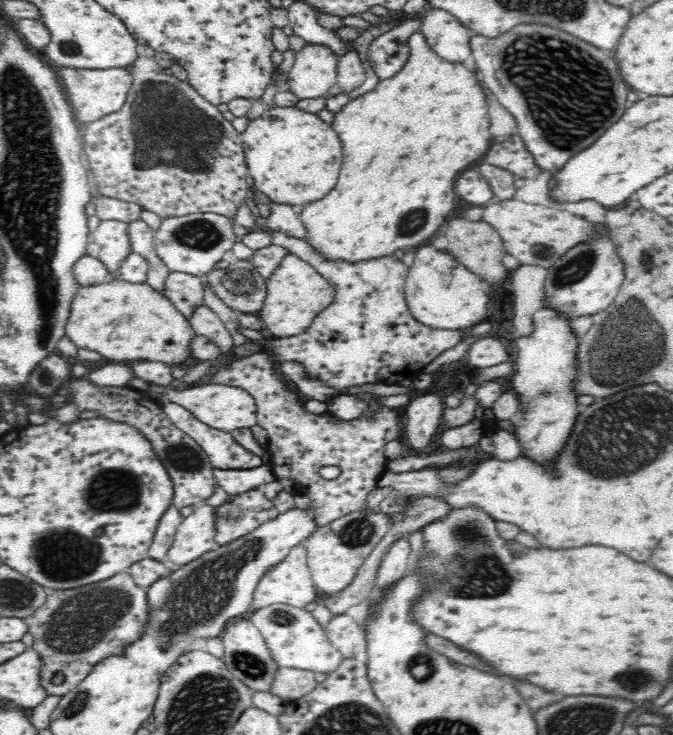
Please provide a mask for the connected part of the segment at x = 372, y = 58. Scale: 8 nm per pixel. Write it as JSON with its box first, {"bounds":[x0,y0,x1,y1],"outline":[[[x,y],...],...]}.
{"bounds":[367,20,421,81],"outline":[[[411,20],[378,36],[368,47],[367,60],[380,81],[394,76],[409,57],[408,37],[420,31],[421,21]]]}

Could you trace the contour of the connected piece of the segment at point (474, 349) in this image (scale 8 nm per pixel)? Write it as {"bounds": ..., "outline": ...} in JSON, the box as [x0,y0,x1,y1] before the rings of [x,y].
{"bounds":[467,336,509,371],"outline":[[[490,336],[481,337],[476,342],[472,342],[467,352],[470,359],[468,360],[470,371],[509,361],[508,352],[497,336],[492,336],[492,338]]]}

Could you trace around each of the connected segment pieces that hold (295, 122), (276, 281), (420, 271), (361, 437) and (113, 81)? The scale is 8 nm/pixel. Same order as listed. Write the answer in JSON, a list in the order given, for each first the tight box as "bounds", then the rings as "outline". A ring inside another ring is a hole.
[{"bounds":[241,106,343,209],"outline":[[[275,106],[248,123],[241,134],[245,164],[255,188],[271,202],[300,209],[324,198],[338,180],[343,146],[337,132],[318,118],[295,106]]]},{"bounds":[257,252,335,338],"outline":[[[290,252],[266,279],[266,286],[267,295],[257,316],[261,318],[267,335],[274,338],[294,337],[306,333],[314,316],[328,308],[335,297],[335,288],[309,262],[304,262]]]},{"bounds":[403,246,488,332],"outline":[[[432,246],[418,248],[403,287],[412,317],[425,327],[469,332],[486,318],[488,296],[482,290],[480,278]]]},{"bounds":[211,350,401,526],"outline":[[[259,350],[214,373],[211,383],[238,387],[254,397],[257,424],[268,434],[268,465],[276,478],[294,482],[294,494],[307,496],[311,501],[315,526],[326,526],[346,514],[365,510],[368,494],[378,487],[378,478],[386,472],[389,464],[384,446],[400,438],[401,428],[396,425],[397,412],[382,407],[371,417],[349,421],[338,421],[328,411],[321,415],[310,413],[304,409],[298,394],[284,384],[280,372],[276,372],[278,365],[270,352]],[[324,466],[338,466],[340,475],[329,480],[323,478],[320,468]]]},{"bounds":[57,66,133,123],"outline":[[[57,66],[58,76],[62,78],[63,86],[66,89],[66,99],[75,114],[78,123],[90,123],[116,113],[120,110],[130,93],[133,78],[130,71],[126,69],[96,69],[96,70],[76,70],[67,66]]]}]

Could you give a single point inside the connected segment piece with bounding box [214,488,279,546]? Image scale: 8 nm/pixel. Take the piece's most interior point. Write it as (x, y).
(245, 512)

